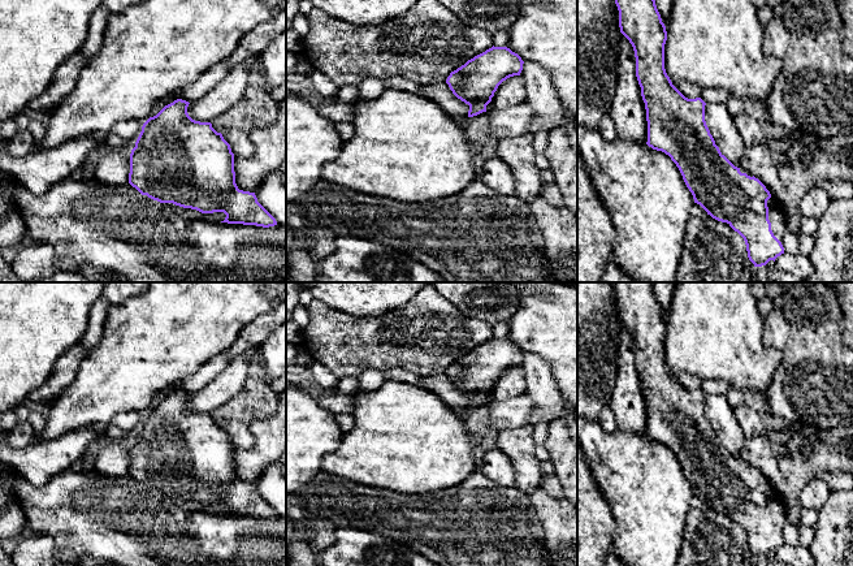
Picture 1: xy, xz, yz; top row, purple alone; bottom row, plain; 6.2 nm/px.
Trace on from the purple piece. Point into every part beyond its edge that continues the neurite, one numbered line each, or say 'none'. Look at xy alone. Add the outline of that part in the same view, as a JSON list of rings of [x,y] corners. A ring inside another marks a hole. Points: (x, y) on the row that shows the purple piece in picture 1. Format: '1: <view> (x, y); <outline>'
none

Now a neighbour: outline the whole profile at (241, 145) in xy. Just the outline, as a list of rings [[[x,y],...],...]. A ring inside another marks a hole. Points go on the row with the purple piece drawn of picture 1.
[[[226,129],[221,134],[230,144],[231,152],[235,157],[246,159],[254,156],[255,147],[247,133],[235,129]]]

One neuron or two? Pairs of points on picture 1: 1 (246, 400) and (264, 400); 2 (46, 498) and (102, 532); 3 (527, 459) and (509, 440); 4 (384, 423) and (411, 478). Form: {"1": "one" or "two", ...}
{"1": "one", "2": "one", "3": "one", "4": "one"}

